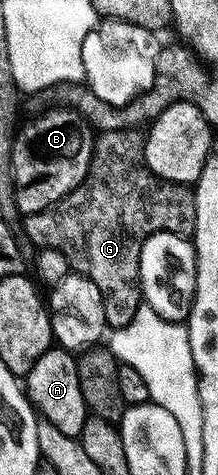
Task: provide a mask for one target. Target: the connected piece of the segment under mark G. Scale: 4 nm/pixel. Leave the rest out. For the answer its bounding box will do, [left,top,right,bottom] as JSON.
[22,129,194,330]

